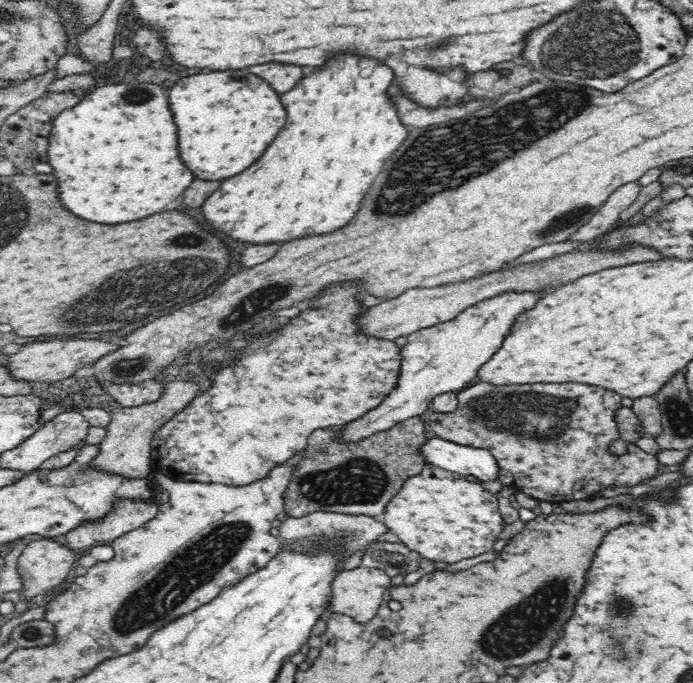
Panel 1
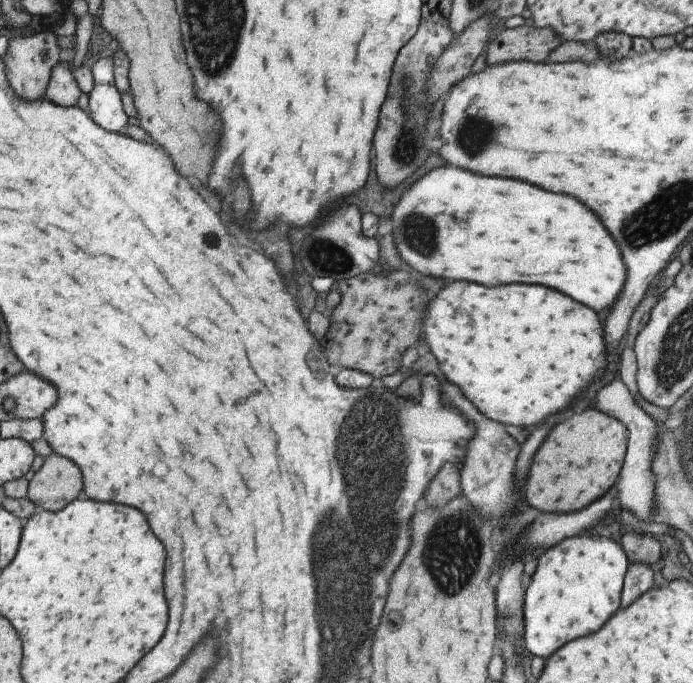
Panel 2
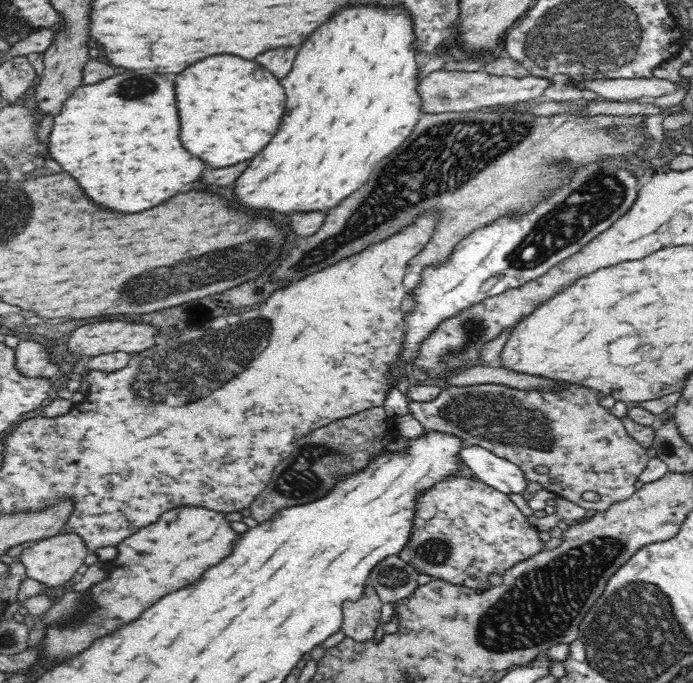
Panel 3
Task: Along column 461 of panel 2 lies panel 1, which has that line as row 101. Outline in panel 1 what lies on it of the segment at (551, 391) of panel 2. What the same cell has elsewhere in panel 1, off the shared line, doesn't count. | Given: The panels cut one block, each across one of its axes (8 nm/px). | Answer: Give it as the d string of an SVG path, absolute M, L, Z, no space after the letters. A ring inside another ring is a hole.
M342 54L342 56L336 56L334 60L330 60L326 64L324 70L316 70L312 72L310 76L302 78L302 82L292 90L292 92L286 92L286 96L282 96L282 104L286 106L286 112L288 112L288 122L286 122L286 128L276 136L276 140L270 144L270 148L266 148L266 152L262 154L262 158L258 158L256 164L252 164L246 172L230 178L230 180L224 180L222 186L202 204L200 212L204 214L204 220L206 224L232 238L232 240L238 240L238 242L244 242L244 244L258 244L268 245L276 244L276 242L290 242L290 240L296 240L296 238L304 238L304 236L312 236L312 234L330 234L334 230L340 230L344 228L358 212L358 206L362 202L362 198L366 196L370 184L374 184L374 178L382 172L384 168L384 162L398 150L398 146L404 142L406 134L409 133L409 129L402 124L400 117L398 116L394 102L389 99L390 96L386 93L388 86L395 84L393 80L394 74L390 72L388 66L378 66L378 60L370 60L370 58L356 58L352 54Z

